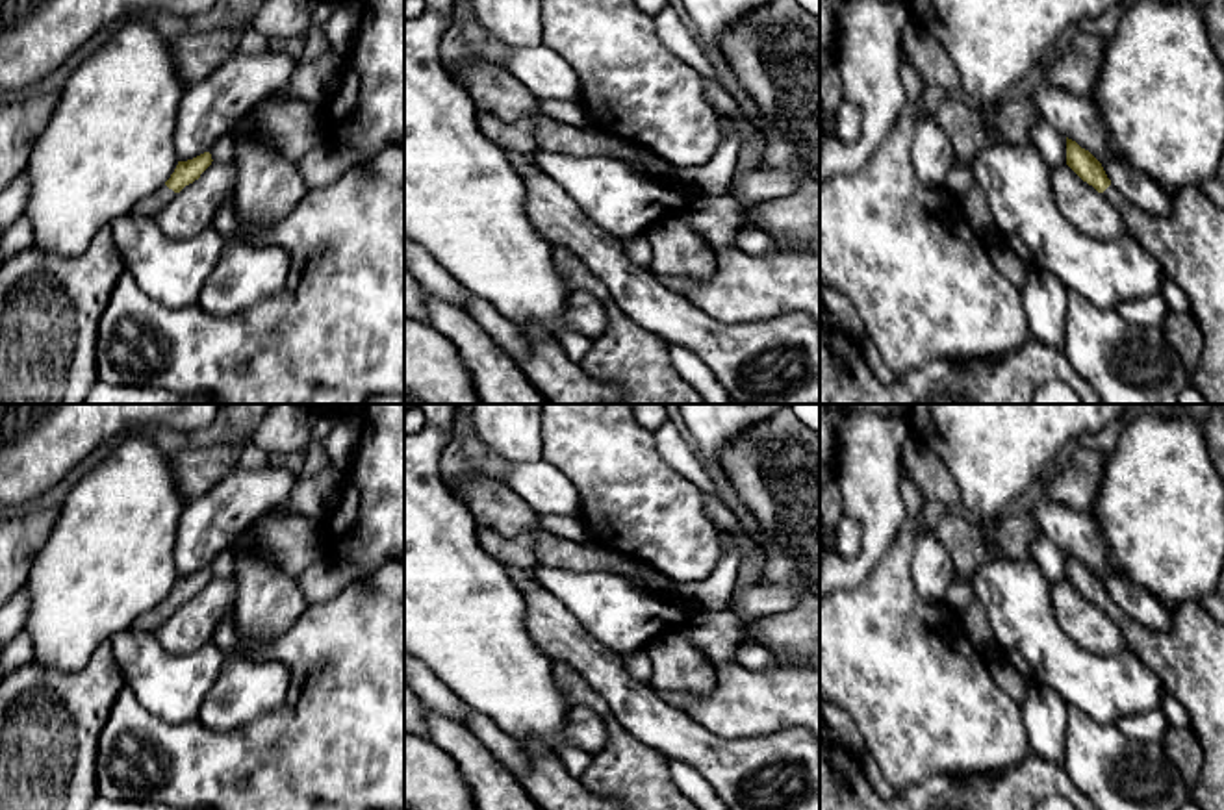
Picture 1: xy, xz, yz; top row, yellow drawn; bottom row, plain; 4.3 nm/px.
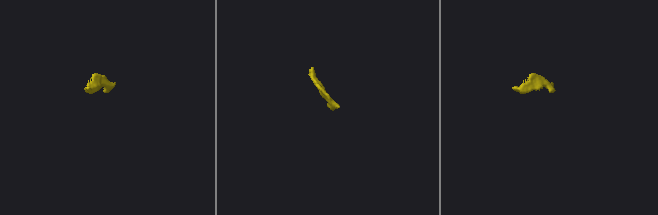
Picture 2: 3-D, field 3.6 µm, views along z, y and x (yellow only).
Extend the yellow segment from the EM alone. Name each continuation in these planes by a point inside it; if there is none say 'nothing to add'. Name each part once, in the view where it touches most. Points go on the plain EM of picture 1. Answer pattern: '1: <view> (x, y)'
1: xy (152, 620)

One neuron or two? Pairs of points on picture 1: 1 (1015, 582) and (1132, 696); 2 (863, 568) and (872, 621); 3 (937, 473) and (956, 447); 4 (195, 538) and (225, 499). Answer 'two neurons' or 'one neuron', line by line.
1: one neuron
2: two neurons
3: two neurons
4: one neuron

